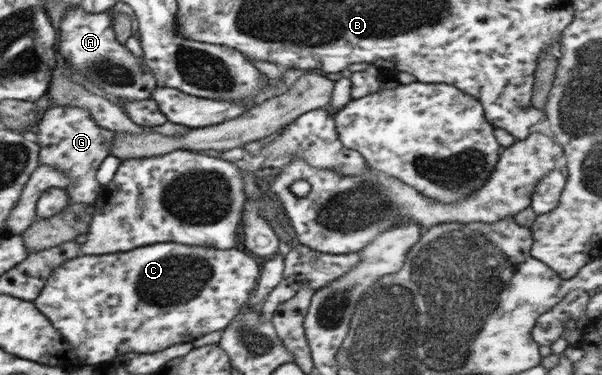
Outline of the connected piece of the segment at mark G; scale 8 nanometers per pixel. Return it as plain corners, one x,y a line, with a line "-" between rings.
50,106
36,130
38,146
41,147
41,165
50,165
68,173
72,182
66,186
70,202
94,204
100,196
102,185
96,179
96,171
106,156
110,154
110,145
115,132
98,126
90,114
82,108

